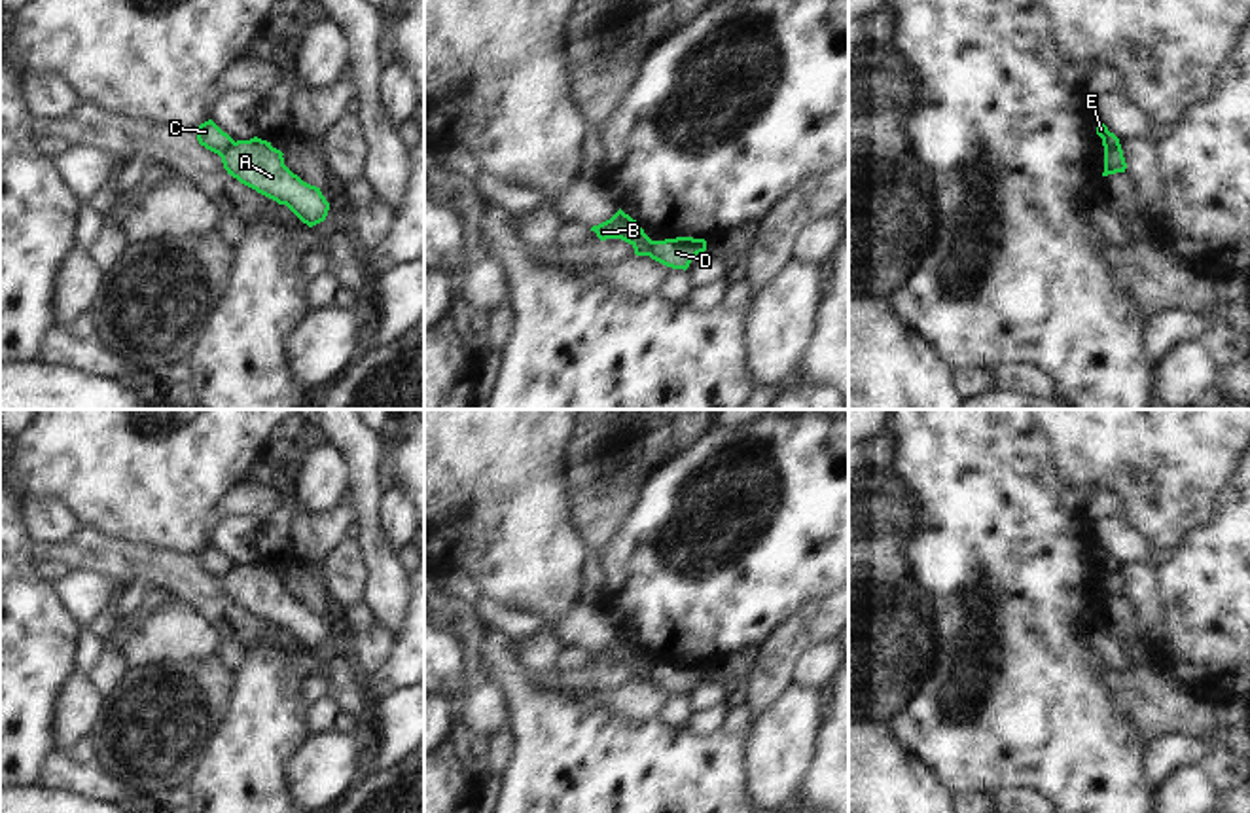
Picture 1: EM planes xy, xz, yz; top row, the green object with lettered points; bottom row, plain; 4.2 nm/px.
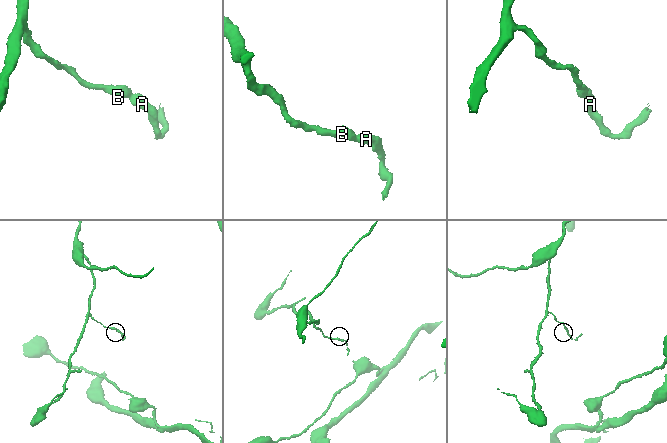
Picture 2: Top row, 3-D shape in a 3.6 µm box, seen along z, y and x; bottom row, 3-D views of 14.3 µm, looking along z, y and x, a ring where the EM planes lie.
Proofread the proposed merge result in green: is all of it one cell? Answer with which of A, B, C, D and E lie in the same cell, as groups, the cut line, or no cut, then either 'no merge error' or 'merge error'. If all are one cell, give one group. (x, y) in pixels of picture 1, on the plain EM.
A D / B C E; cut in yz along (1120, 569), (1105, 577); merge error

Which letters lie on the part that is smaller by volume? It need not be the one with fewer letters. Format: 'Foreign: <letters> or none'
Foreign: A, D

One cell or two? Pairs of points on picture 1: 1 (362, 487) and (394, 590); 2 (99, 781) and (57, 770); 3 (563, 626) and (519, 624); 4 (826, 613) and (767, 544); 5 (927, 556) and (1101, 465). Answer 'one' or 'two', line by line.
1: one
2: one
3: one
4: two
5: two

